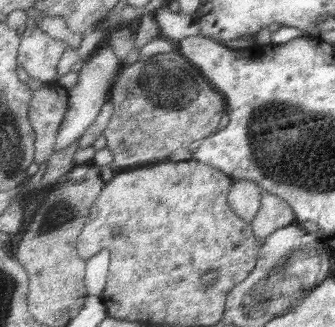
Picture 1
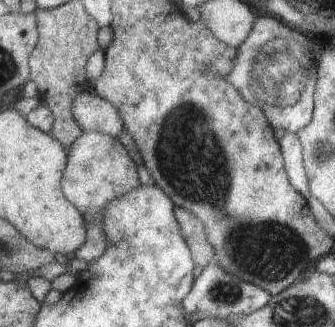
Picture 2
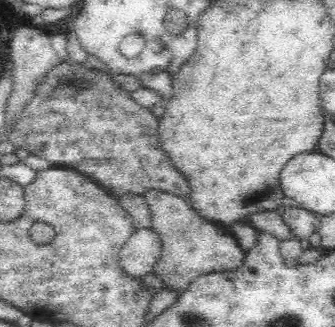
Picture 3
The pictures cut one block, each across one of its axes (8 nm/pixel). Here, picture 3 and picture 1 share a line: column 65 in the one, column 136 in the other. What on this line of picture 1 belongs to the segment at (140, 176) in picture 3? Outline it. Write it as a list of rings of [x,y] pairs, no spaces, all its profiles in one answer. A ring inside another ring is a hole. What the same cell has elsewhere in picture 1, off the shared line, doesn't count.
[[[171,52],[171,54],[157,54],[157,56],[143,56],[137,64],[125,66],[121,76],[117,78],[113,86],[113,102],[115,102],[115,116],[105,130],[105,138],[109,142],[109,150],[115,154],[115,160],[109,164],[115,172],[123,170],[137,170],[141,166],[149,164],[161,164],[167,162],[169,156],[179,150],[195,144],[197,140],[201,142],[203,138],[213,136],[219,118],[223,114],[223,108],[227,102],[223,102],[223,94],[215,92],[209,82],[201,76],[201,68],[193,64],[187,56],[181,52]]]

